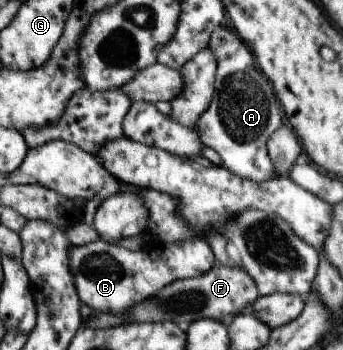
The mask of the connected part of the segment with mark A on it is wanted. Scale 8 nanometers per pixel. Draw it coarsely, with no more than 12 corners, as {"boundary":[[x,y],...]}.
{"boundary":[[215,26],[194,129],[240,179],[275,176],[280,104],[250,49]]}

